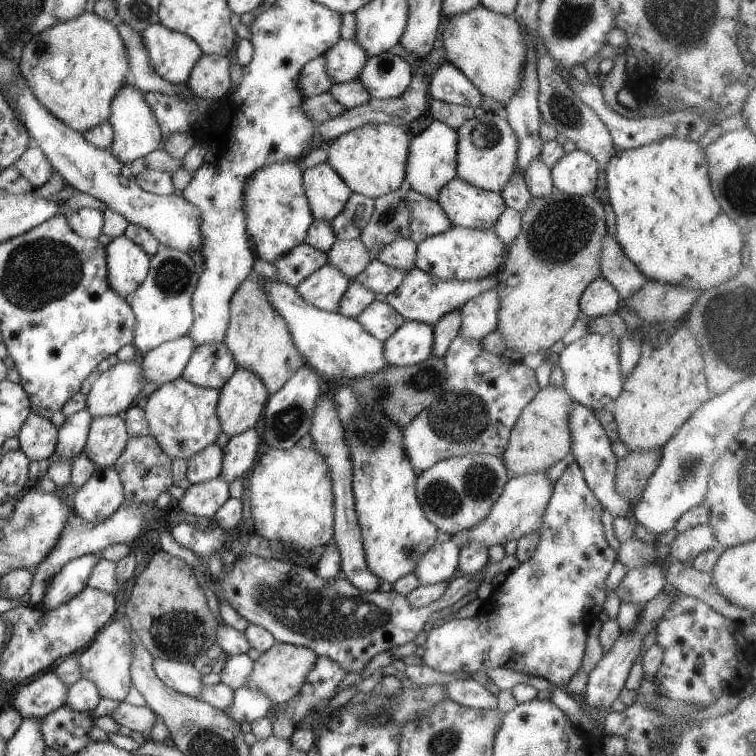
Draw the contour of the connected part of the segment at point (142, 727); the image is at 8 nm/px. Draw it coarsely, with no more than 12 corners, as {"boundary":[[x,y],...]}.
{"boundary":[[120,702],[111,716],[148,739],[157,722],[150,708]]}

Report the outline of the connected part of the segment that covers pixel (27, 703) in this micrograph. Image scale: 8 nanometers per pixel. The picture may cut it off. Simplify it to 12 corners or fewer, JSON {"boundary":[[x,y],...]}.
{"boundary":[[52,669],[14,688],[22,717],[44,718],[67,702],[69,686]]}

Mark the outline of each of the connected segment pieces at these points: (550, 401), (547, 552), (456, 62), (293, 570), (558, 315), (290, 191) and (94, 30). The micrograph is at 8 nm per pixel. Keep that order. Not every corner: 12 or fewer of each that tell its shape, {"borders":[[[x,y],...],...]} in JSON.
{"borders":[[[550,384],[518,416],[501,457],[511,475],[571,452],[573,402]],[[580,466],[553,488],[534,556],[477,615],[414,654],[564,689],[617,555]],[[480,4],[446,16],[438,46],[505,106],[526,50],[512,18]],[[248,556],[224,598],[275,641],[346,673],[413,641],[478,589],[458,574],[435,602],[358,591]],[[555,187],[507,248],[499,331],[546,353],[601,278],[603,204]],[[291,160],[245,187],[256,258],[274,263],[304,243],[314,220]],[[94,12],[23,45],[38,101],[84,133],[132,80],[116,22]]]}

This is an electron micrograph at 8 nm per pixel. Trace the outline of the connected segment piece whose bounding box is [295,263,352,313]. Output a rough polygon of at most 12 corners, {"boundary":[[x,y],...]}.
{"boundary":[[327,263],[295,288],[315,308],[336,313],[352,280]]}

